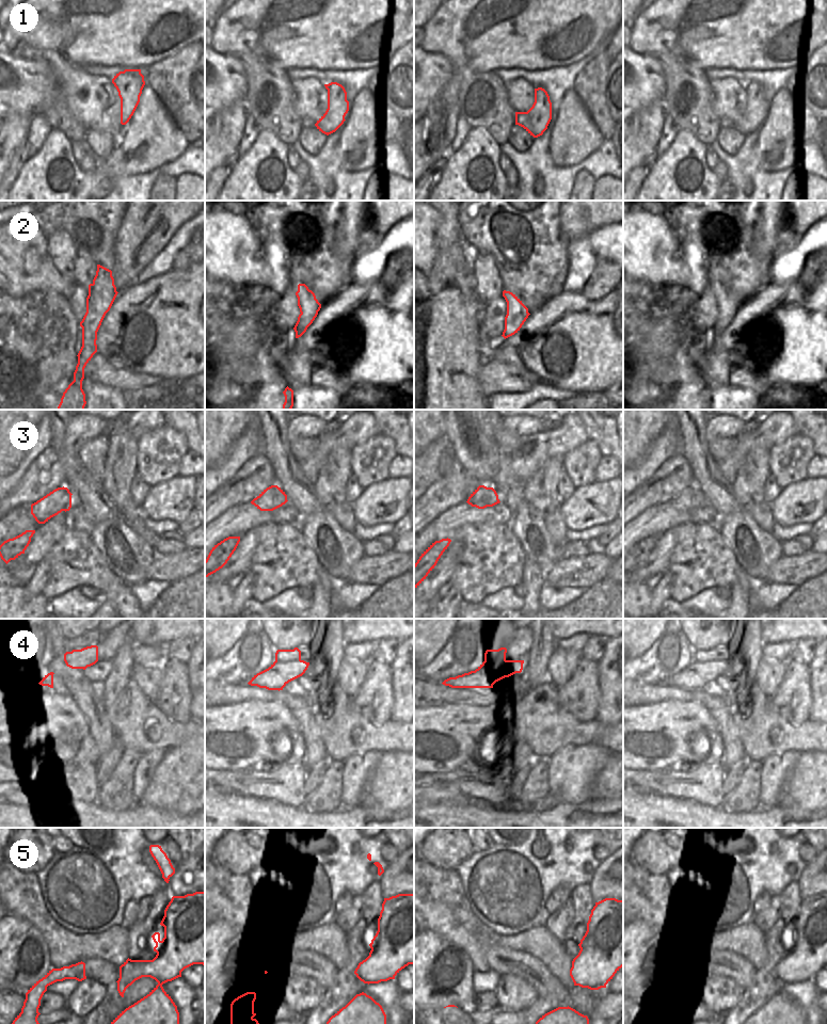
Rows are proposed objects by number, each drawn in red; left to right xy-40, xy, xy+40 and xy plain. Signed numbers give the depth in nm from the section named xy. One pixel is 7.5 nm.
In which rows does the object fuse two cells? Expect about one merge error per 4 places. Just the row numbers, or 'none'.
2.

